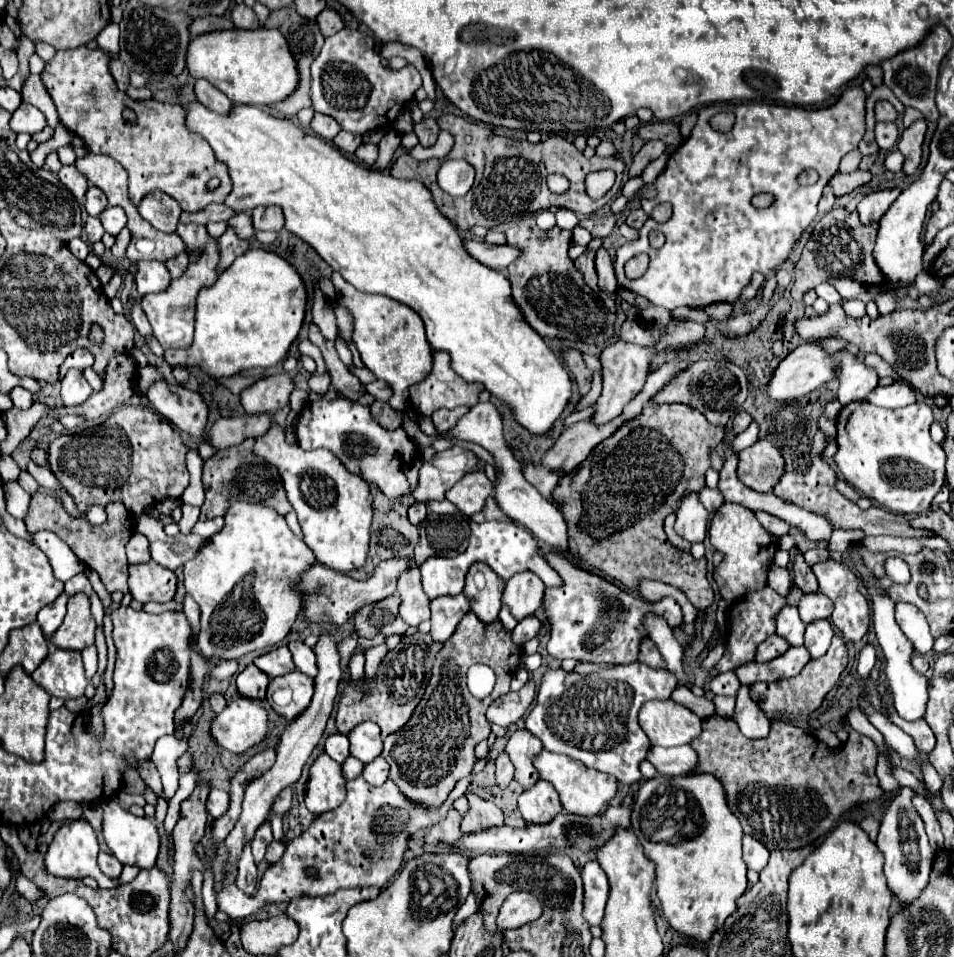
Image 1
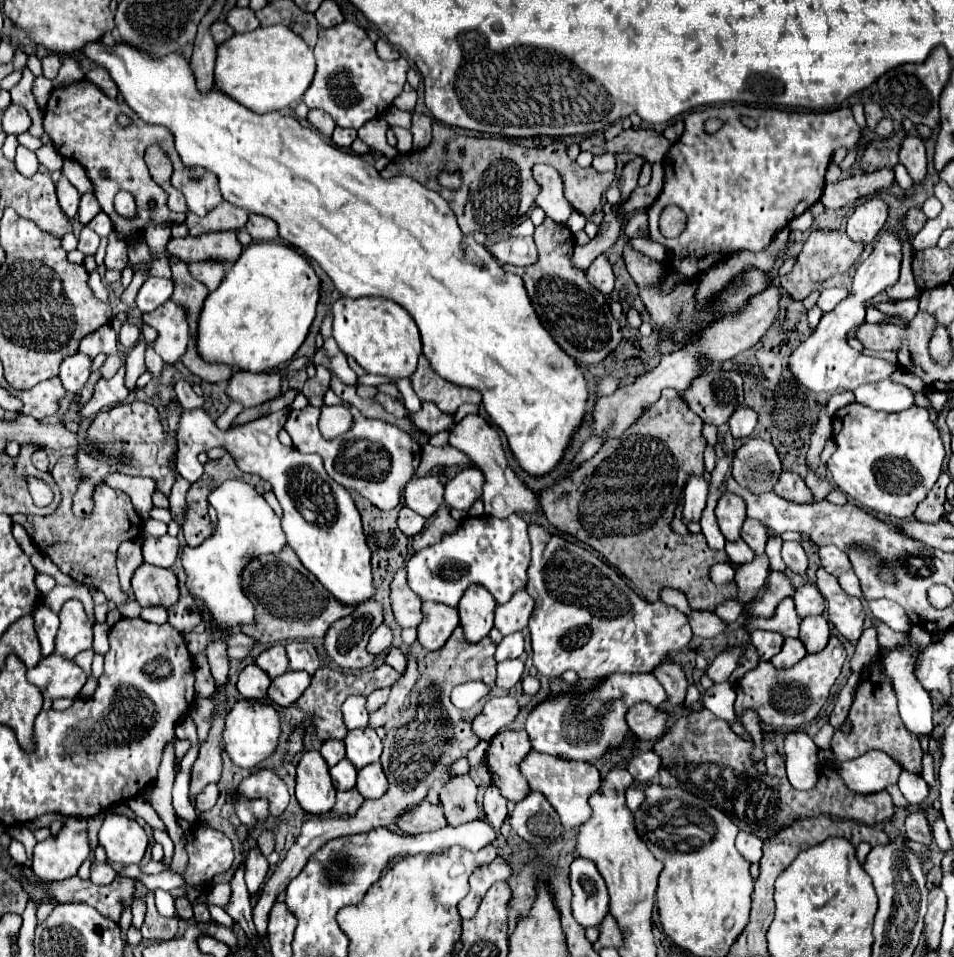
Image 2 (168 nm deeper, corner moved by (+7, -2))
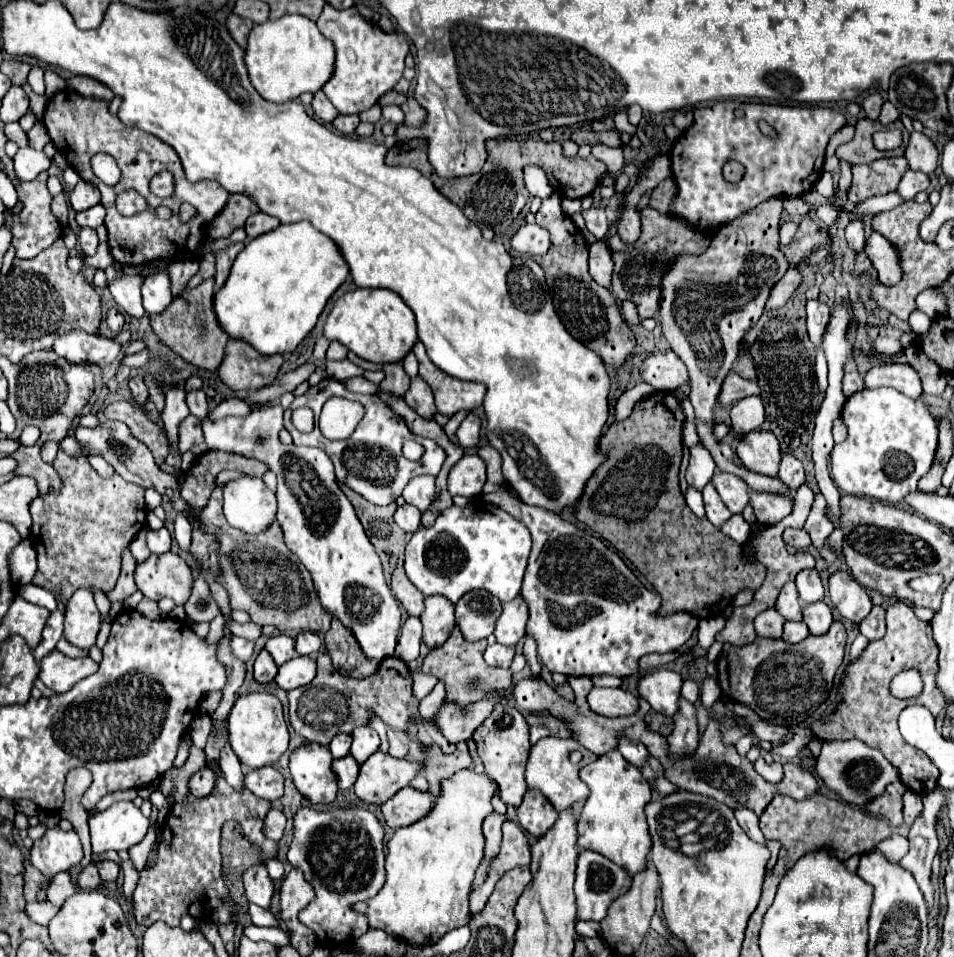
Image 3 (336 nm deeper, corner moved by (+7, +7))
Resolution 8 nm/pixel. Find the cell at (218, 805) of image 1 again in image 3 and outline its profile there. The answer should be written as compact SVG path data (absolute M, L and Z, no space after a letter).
M203 766L189 778L189 794L195 798L205 798L215 786L215 772L209 766Z

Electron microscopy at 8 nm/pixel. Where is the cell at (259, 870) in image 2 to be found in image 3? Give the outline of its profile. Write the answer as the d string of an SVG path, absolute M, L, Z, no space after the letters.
M251 866L245 874L243 874L243 882L245 882L245 892L247 892L247 900L261 906L263 910L267 910L271 906L271 898L275 892L273 880L267 874L265 866Z

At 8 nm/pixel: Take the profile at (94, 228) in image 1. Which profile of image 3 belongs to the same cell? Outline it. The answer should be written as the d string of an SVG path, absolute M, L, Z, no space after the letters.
M83 228L79 232L79 248L83 250L85 256L93 256L95 250L97 250L97 244L99 244L99 238L97 238L97 232L95 230Z

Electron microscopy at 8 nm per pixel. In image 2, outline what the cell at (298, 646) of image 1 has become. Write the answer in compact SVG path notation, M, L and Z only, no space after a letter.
M293 641L285 645L287 657L289 657L289 669L291 671L307 671L313 675L319 669L319 659L317 659L317 649L309 641Z

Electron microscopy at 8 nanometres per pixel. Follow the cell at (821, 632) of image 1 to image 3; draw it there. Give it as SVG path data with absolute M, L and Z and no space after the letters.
M821 600L821 602L815 602L815 604L809 604L803 608L803 622L809 626L809 632L819 636L819 634L825 634L833 622L833 616L831 616L831 608Z

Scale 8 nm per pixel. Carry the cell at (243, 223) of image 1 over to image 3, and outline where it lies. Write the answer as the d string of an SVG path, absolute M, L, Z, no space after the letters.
M233 244L233 246L229 246L227 250L223 250L223 252L219 252L219 254L215 254L217 256L217 274L215 274L215 290L219 290L223 284L225 284L225 280L227 280L227 276L229 276L229 270L231 270L231 264L233 264L233 260L237 258L237 254L243 250L243 246L245 244Z

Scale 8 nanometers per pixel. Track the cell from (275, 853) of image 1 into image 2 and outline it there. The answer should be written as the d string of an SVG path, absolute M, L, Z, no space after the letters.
M263 831L259 837L257 837L257 845L261 849L261 853L267 857L271 851L273 851L273 835L269 831Z

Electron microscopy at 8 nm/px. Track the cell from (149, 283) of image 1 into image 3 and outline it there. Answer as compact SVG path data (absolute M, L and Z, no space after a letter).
M157 272L143 282L143 306L149 314L159 314L171 304L171 286L167 272Z

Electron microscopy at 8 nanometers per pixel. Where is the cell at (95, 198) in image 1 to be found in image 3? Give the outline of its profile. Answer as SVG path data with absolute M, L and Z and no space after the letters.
M79 180L77 186L69 192L69 202L75 212L81 212L81 210L95 206L95 204L99 204L99 200L101 200L101 194L95 188L95 184L89 184L85 180Z

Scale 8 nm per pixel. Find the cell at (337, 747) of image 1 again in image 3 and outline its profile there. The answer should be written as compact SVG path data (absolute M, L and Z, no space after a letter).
M337 734L331 744L329 744L329 750L333 754L333 758L343 758L349 754L349 748L351 748L351 736L349 734Z

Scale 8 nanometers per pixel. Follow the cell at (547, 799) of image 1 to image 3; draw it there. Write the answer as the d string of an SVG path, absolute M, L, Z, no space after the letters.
M527 790L523 804L517 808L517 822L531 836L541 838L557 820L557 812L551 802L535 790Z

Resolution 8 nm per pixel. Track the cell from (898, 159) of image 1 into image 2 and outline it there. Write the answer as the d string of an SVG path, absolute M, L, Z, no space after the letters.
M897 163L897 165L893 167L893 173L895 173L895 181L897 181L903 189L911 189L911 187L913 187L911 177L907 175L907 169L905 169L901 163Z

